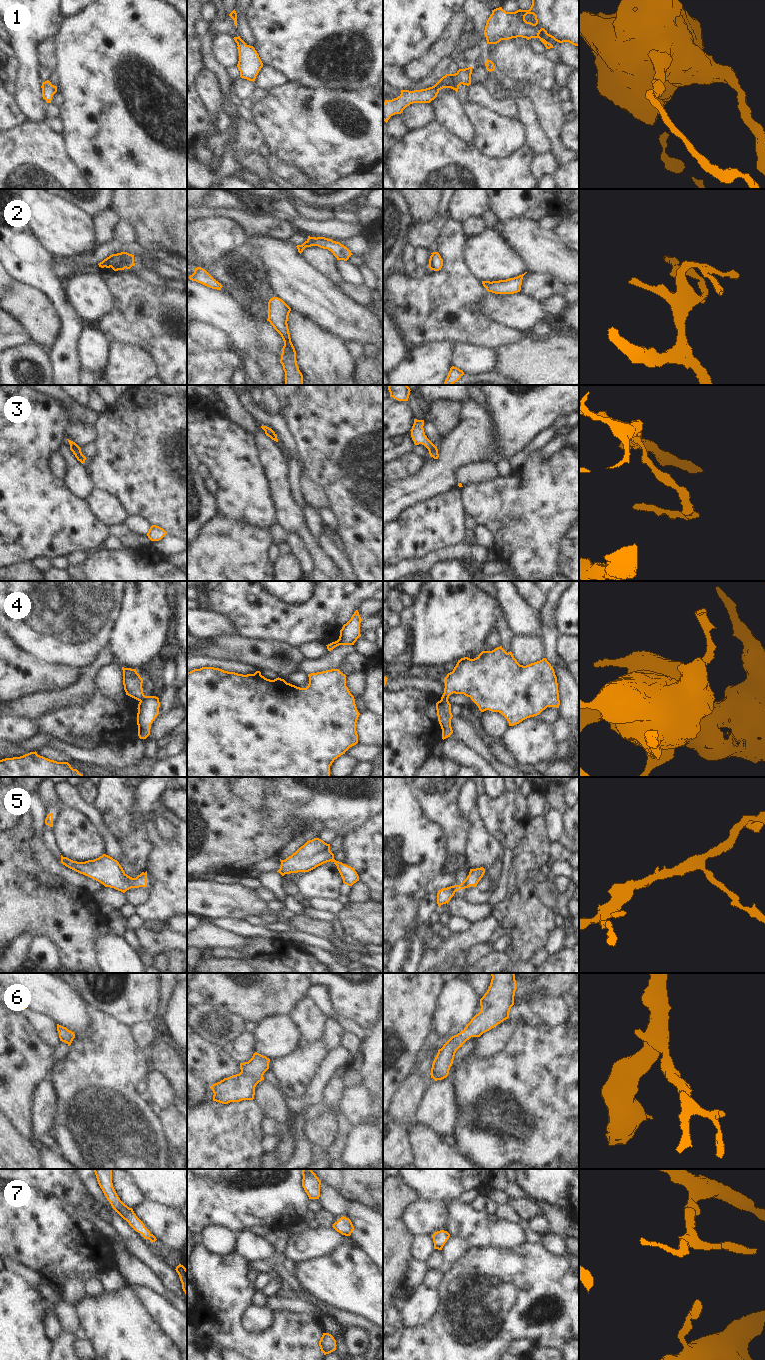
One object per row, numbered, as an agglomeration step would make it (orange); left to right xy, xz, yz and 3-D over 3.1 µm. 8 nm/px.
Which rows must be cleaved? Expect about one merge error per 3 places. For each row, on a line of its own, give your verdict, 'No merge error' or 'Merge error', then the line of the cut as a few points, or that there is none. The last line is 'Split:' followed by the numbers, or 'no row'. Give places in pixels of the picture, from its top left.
1: No merge error. No split
2: No merge error. No split
3: No merge error. No split
4: Merge error. Split along yz (442, 696), (447, 699)
5: No merge error. No split
6: No merge error. No split
7: No merge error. No split
Split: 4

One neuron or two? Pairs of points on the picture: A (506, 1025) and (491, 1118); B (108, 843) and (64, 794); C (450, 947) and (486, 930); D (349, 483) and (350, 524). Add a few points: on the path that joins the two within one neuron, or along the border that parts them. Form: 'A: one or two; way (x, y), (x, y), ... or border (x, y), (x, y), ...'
A: two; border (515, 1028), (509, 1041), (500, 1050), (480, 1056)
B: one; way (101, 829), (96, 819), (78, 802)
C: one; way (459, 941), (464, 941), (477, 932)
D: one; way (349, 493), (350, 514)

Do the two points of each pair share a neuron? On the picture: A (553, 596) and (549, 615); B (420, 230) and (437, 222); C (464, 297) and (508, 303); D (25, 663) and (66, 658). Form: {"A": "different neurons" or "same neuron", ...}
{"A": "same neuron", "B": "same neuron", "C": "different neurons", "D": "different neurons"}

